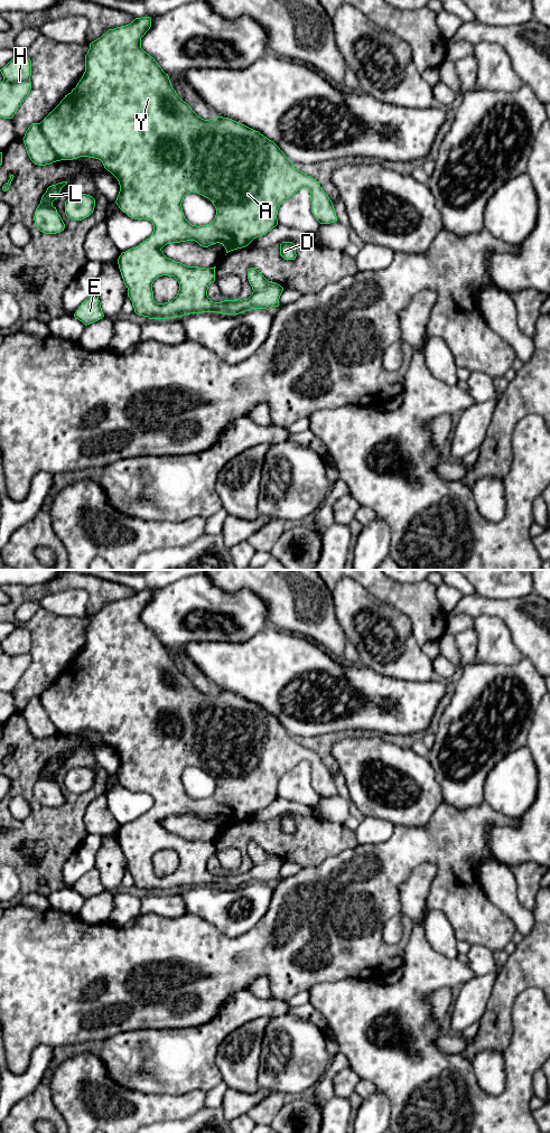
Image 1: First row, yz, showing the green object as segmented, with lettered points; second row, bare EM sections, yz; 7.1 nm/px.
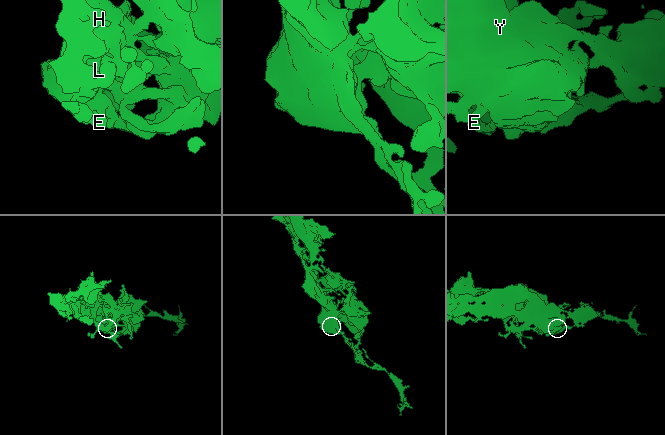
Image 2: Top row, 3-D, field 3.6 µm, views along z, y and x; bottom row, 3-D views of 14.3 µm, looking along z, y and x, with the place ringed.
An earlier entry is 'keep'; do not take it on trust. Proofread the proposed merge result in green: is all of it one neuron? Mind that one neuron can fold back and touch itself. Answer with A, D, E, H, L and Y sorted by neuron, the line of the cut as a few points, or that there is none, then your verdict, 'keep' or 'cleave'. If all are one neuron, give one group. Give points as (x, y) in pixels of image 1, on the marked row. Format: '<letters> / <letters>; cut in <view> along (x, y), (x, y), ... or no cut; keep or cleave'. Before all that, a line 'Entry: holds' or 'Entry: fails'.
Entry: holds
A D E H L Y; no cut; keep

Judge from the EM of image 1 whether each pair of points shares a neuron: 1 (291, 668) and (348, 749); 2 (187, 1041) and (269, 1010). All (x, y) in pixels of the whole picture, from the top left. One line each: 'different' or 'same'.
1: different
2: same

